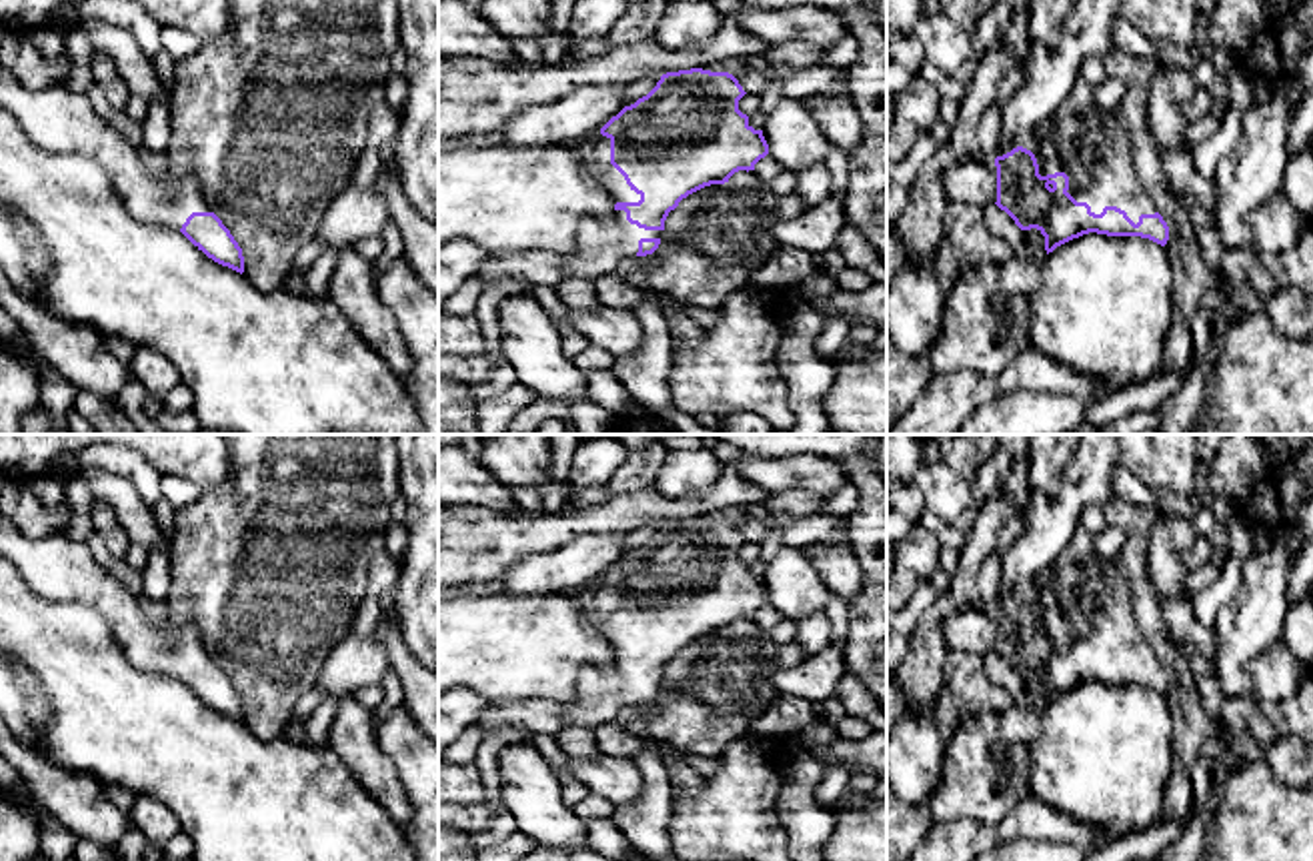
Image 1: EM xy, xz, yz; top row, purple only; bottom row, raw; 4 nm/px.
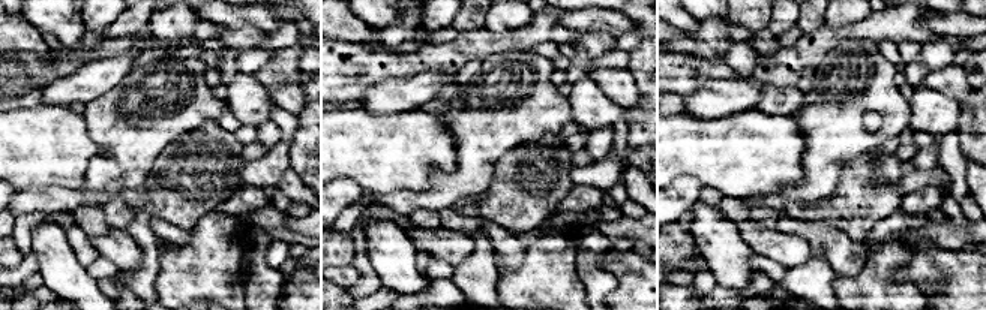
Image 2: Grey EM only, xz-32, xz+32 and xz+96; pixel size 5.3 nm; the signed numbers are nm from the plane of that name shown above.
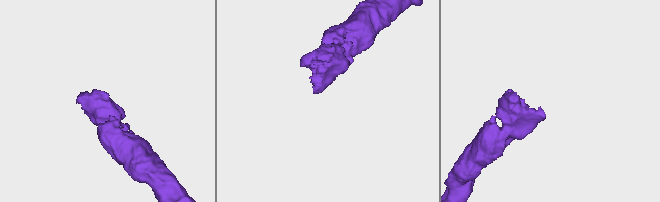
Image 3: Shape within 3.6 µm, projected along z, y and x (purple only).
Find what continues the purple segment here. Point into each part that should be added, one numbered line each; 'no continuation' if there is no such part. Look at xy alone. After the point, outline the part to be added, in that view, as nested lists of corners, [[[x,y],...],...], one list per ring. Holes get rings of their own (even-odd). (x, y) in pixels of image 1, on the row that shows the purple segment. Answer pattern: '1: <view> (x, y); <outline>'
1: xy (57, 119); [[[0,66],[0,106],[42,148],[100,164],[126,210],[146,224],[180,230],[192,212],[212,212],[192,176],[152,174],[140,152],[112,128],[84,94],[60,86],[28,88]]]

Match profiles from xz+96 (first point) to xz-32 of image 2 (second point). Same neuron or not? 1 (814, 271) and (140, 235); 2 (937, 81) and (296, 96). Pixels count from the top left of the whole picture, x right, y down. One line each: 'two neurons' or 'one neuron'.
1: one neuron
2: one neuron

